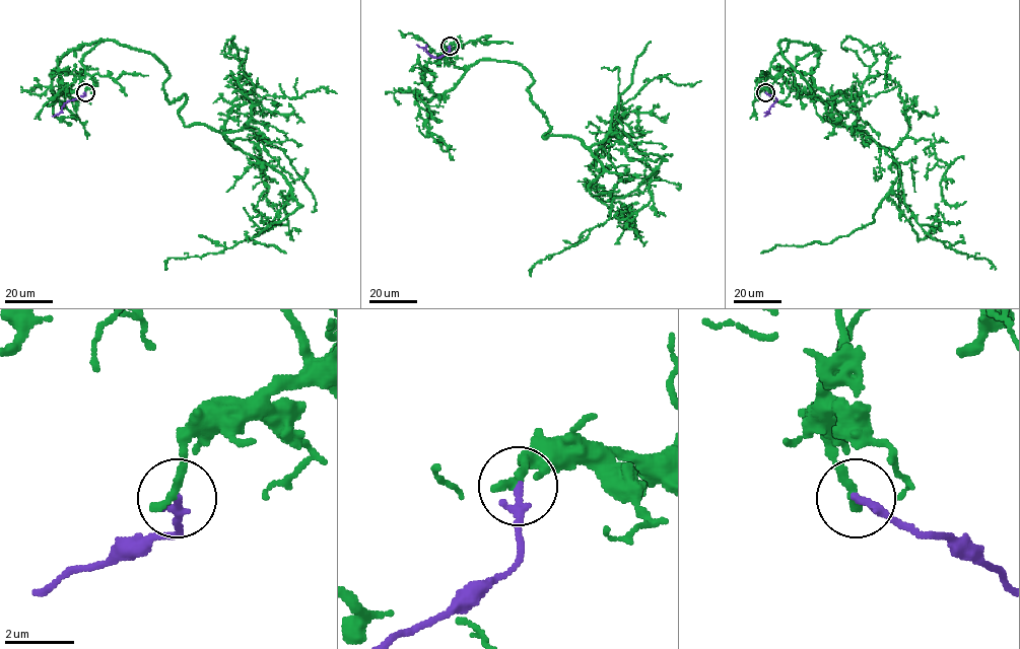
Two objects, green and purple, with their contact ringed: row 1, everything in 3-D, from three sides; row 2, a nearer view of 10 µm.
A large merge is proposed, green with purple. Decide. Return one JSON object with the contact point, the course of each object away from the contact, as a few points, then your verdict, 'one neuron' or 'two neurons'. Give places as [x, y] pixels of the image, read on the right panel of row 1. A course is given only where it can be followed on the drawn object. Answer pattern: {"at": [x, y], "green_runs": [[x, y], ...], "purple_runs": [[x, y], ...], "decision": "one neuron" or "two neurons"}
{"at": [765, 92], "green_runs": [[765, 93], [789, 42], [810, 90], [843, 94], [890, 150], [889, 197], [916, 237], [995, 270]], "purple_runs": [[765, 93], [777, 100], [764, 117]], "decision": "two neurons"}

